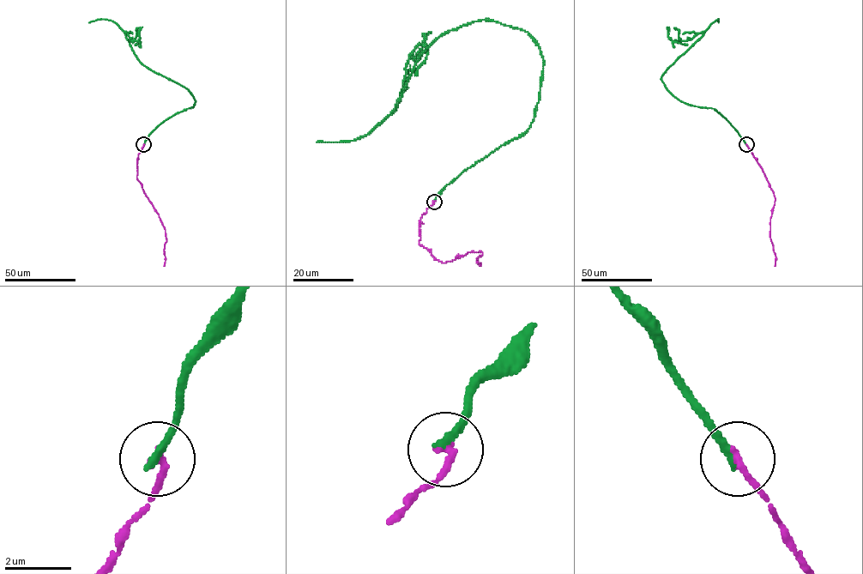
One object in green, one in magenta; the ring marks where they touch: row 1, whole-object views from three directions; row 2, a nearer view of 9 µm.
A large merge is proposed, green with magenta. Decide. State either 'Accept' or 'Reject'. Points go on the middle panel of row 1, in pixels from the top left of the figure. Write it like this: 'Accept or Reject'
Reject

